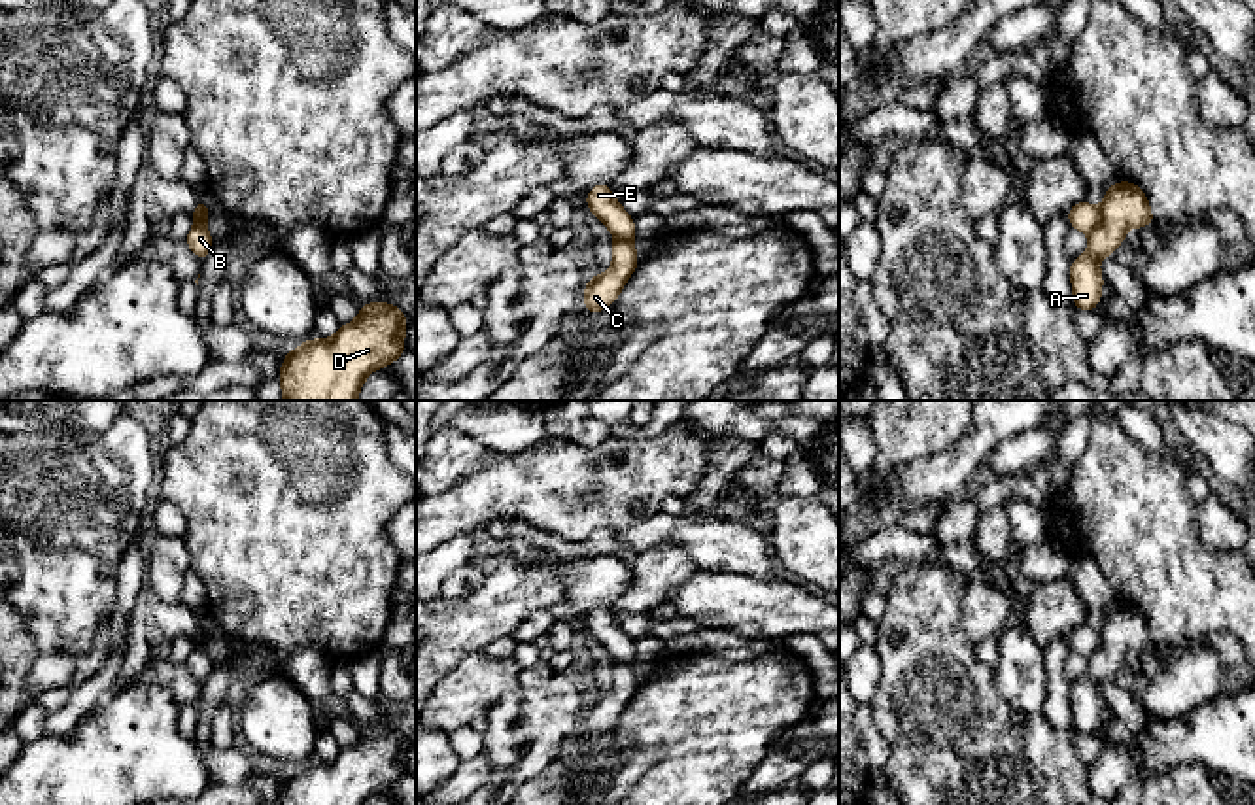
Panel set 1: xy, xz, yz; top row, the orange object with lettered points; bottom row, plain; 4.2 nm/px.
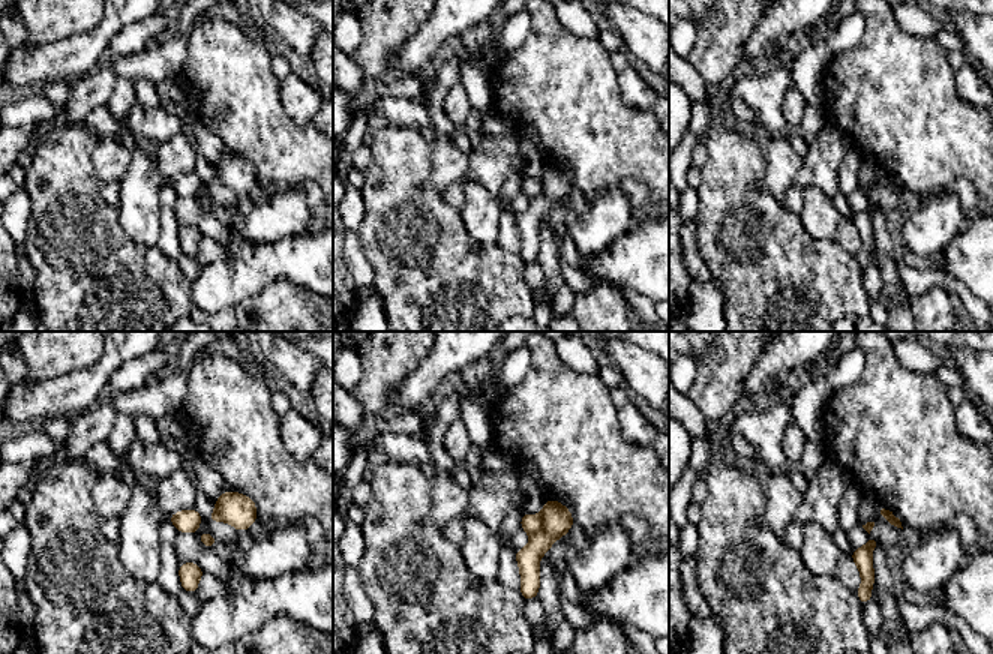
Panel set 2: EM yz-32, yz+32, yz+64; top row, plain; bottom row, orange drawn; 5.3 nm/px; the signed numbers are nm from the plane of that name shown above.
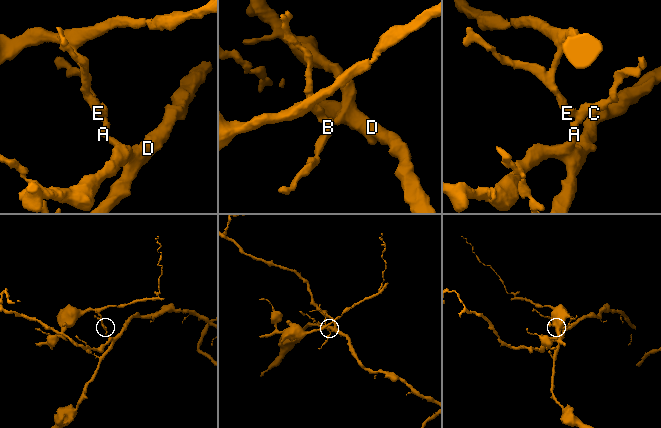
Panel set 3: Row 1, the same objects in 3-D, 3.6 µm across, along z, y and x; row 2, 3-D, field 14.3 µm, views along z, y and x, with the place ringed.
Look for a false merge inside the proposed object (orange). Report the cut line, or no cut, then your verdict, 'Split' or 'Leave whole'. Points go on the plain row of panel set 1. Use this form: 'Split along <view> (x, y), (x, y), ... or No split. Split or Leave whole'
Split along yz (1100, 633), (1100, 645), (1087, 656). Split

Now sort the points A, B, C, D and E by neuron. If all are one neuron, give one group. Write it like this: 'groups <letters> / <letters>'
groups A B C D / E

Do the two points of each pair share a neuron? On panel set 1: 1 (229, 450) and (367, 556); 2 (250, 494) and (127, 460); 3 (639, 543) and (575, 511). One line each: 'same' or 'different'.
1: same
2: different
3: different

